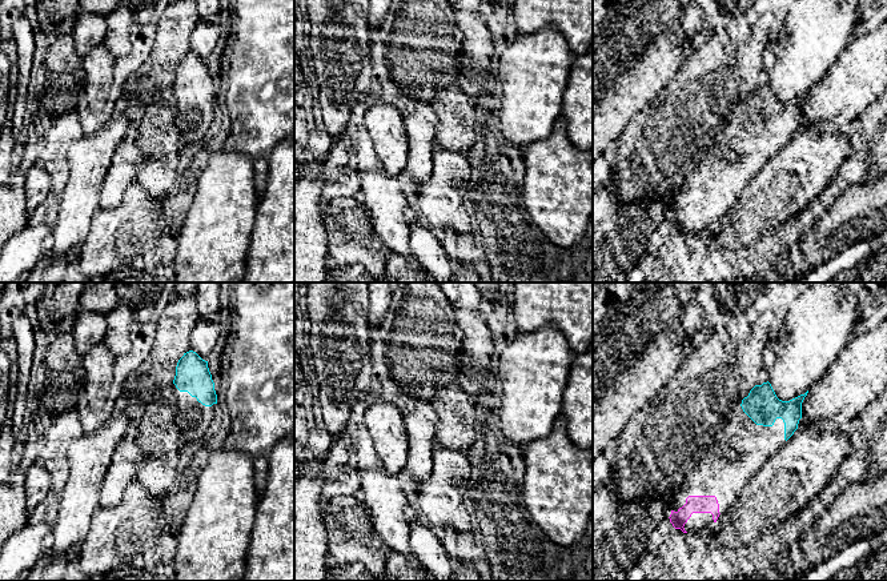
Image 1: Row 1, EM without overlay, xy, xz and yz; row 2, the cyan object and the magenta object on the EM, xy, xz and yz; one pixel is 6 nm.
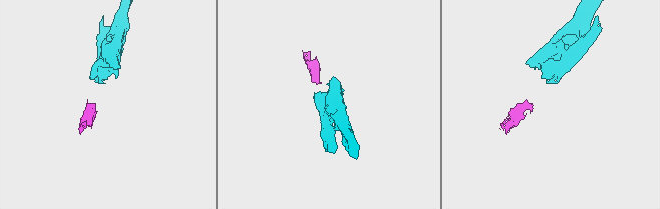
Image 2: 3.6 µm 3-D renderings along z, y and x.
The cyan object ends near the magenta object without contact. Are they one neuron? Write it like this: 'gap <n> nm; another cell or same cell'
gap 500 nm; another cell

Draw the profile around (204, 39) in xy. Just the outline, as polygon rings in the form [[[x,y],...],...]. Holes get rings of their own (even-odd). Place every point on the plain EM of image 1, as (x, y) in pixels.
[[[198,21],[189,39],[190,52],[196,53],[202,61],[208,63],[220,36],[221,31],[217,21]]]

